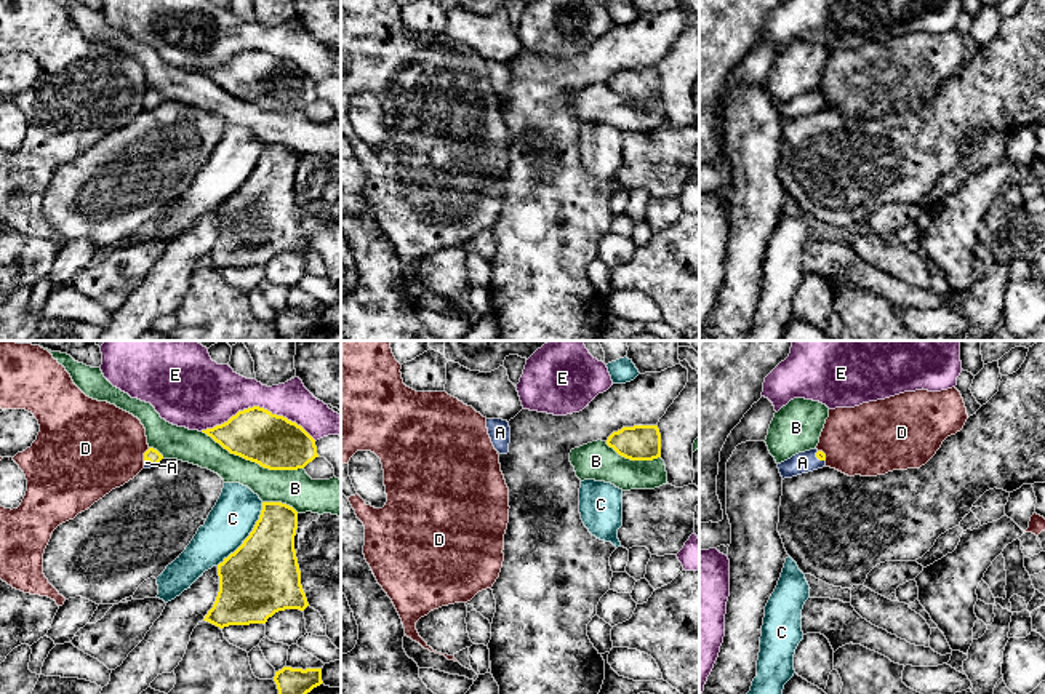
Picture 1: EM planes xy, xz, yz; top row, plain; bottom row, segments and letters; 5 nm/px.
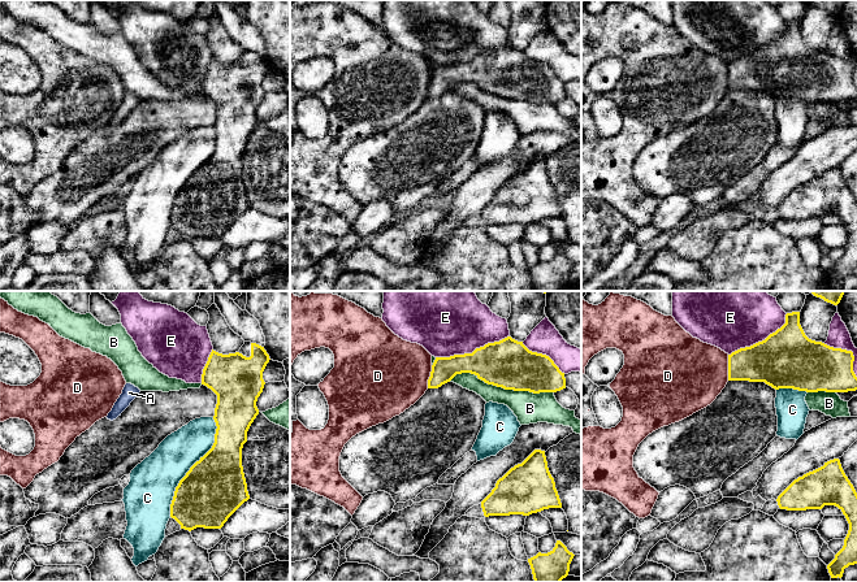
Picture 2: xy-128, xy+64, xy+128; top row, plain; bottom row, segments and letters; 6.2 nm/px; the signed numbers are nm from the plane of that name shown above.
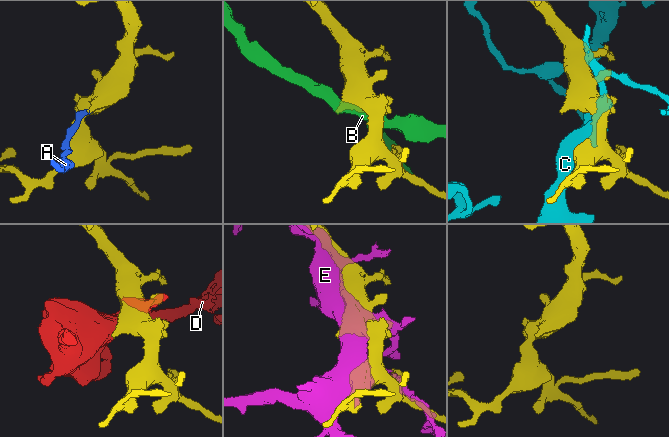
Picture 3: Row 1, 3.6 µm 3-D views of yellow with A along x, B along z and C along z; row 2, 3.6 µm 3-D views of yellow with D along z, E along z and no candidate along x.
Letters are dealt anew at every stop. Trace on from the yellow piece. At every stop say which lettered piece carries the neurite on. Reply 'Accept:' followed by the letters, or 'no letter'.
Accept: A

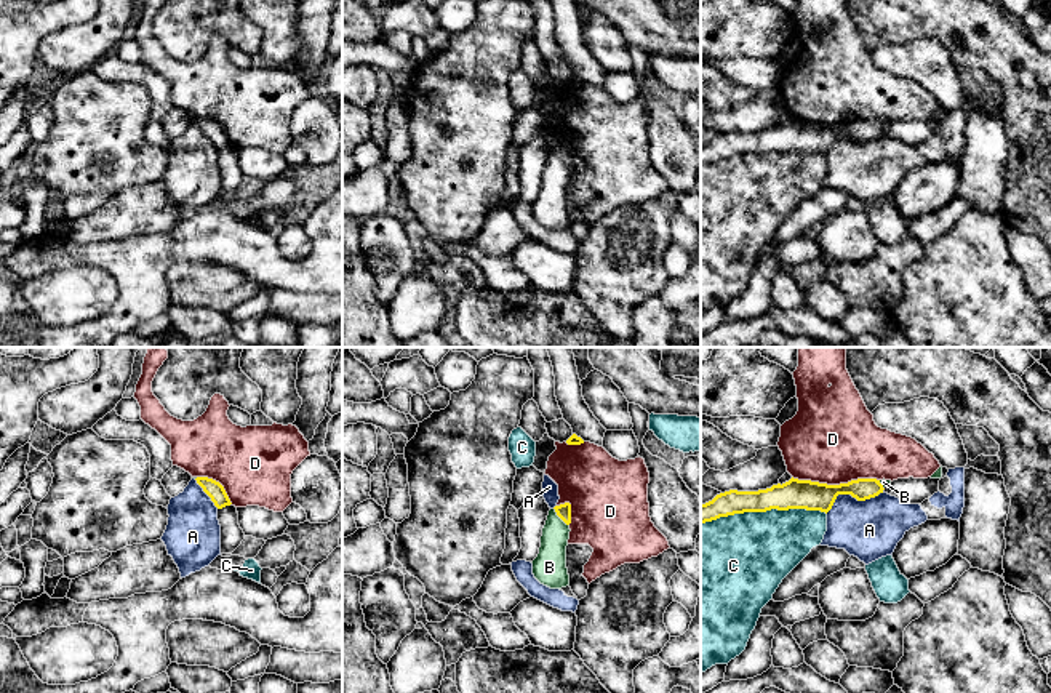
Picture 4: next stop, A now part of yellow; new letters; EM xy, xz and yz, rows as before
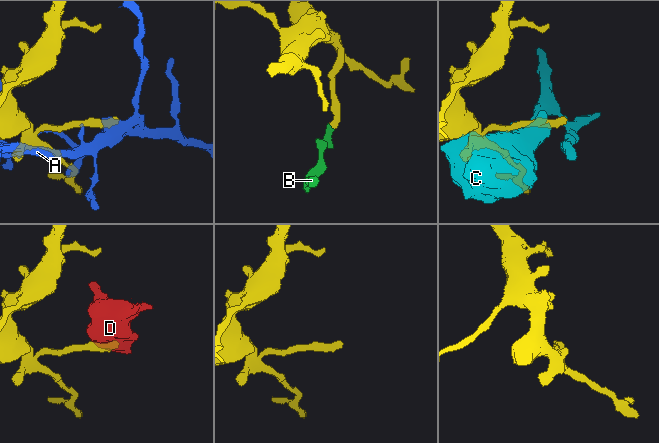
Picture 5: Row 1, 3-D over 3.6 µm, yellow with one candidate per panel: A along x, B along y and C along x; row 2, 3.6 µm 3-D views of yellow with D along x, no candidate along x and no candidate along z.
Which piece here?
Accept: B

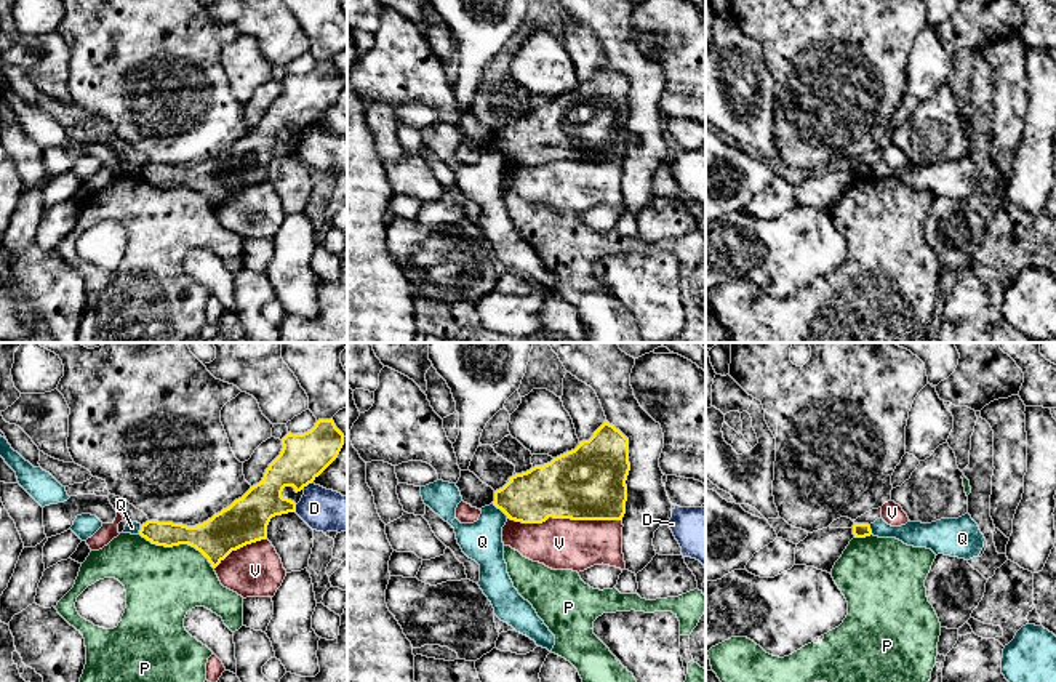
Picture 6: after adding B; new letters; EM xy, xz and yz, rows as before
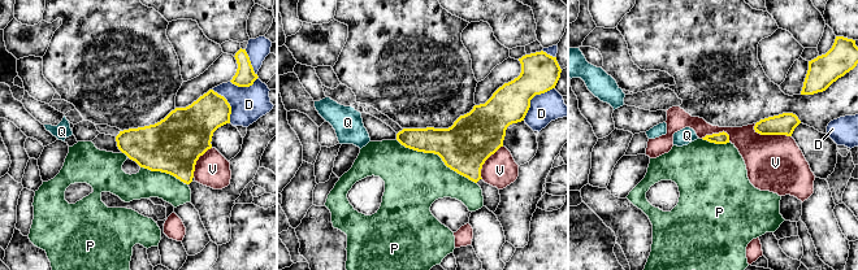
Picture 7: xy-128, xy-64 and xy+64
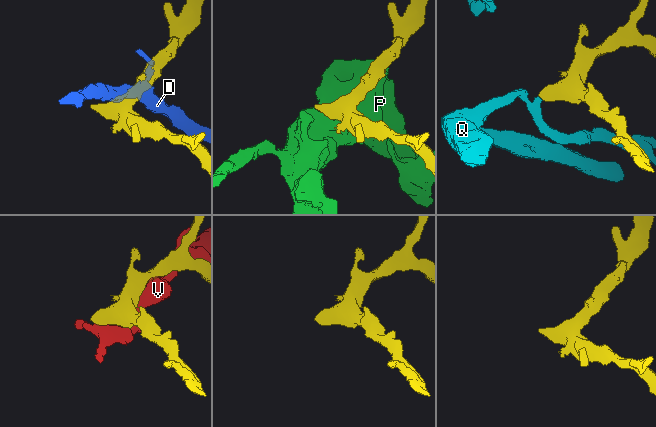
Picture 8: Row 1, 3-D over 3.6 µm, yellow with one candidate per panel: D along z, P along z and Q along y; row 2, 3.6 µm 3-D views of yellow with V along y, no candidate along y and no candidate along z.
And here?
Accept: no letter

